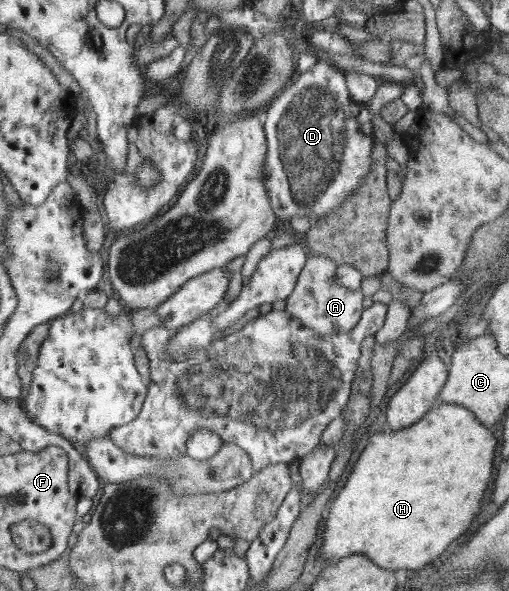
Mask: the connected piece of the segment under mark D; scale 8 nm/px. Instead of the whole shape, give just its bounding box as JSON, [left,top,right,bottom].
[264,60,405,218]

